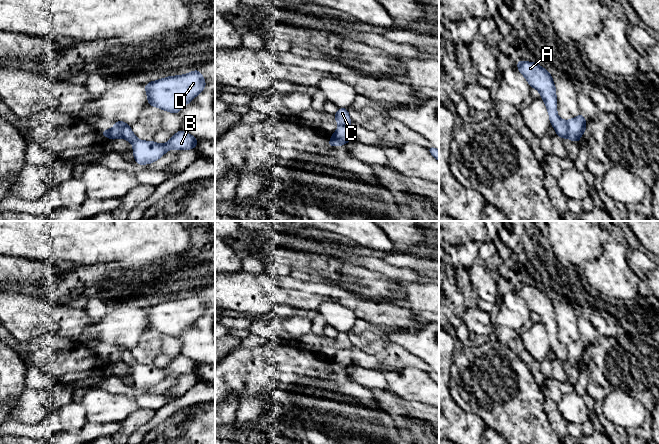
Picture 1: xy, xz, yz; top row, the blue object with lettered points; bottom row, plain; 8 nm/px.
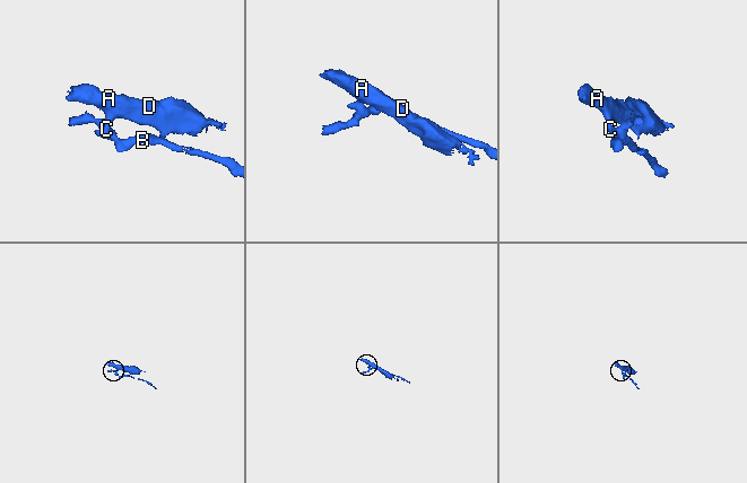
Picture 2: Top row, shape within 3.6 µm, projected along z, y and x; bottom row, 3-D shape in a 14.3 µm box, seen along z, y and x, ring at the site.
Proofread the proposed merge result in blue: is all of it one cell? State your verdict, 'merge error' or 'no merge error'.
merge error

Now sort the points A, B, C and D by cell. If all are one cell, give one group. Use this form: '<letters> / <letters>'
A C D / B

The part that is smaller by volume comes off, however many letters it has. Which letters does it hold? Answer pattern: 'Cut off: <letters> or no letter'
Cut off: B

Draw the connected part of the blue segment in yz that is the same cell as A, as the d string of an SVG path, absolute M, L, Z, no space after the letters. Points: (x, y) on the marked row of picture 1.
M517 60L517 67L529 85L539 91L541 99L547 107L550 123L554 127L557 136L562 139L566 138L568 132L567 121L557 115L556 88L551 74L536 62Z

